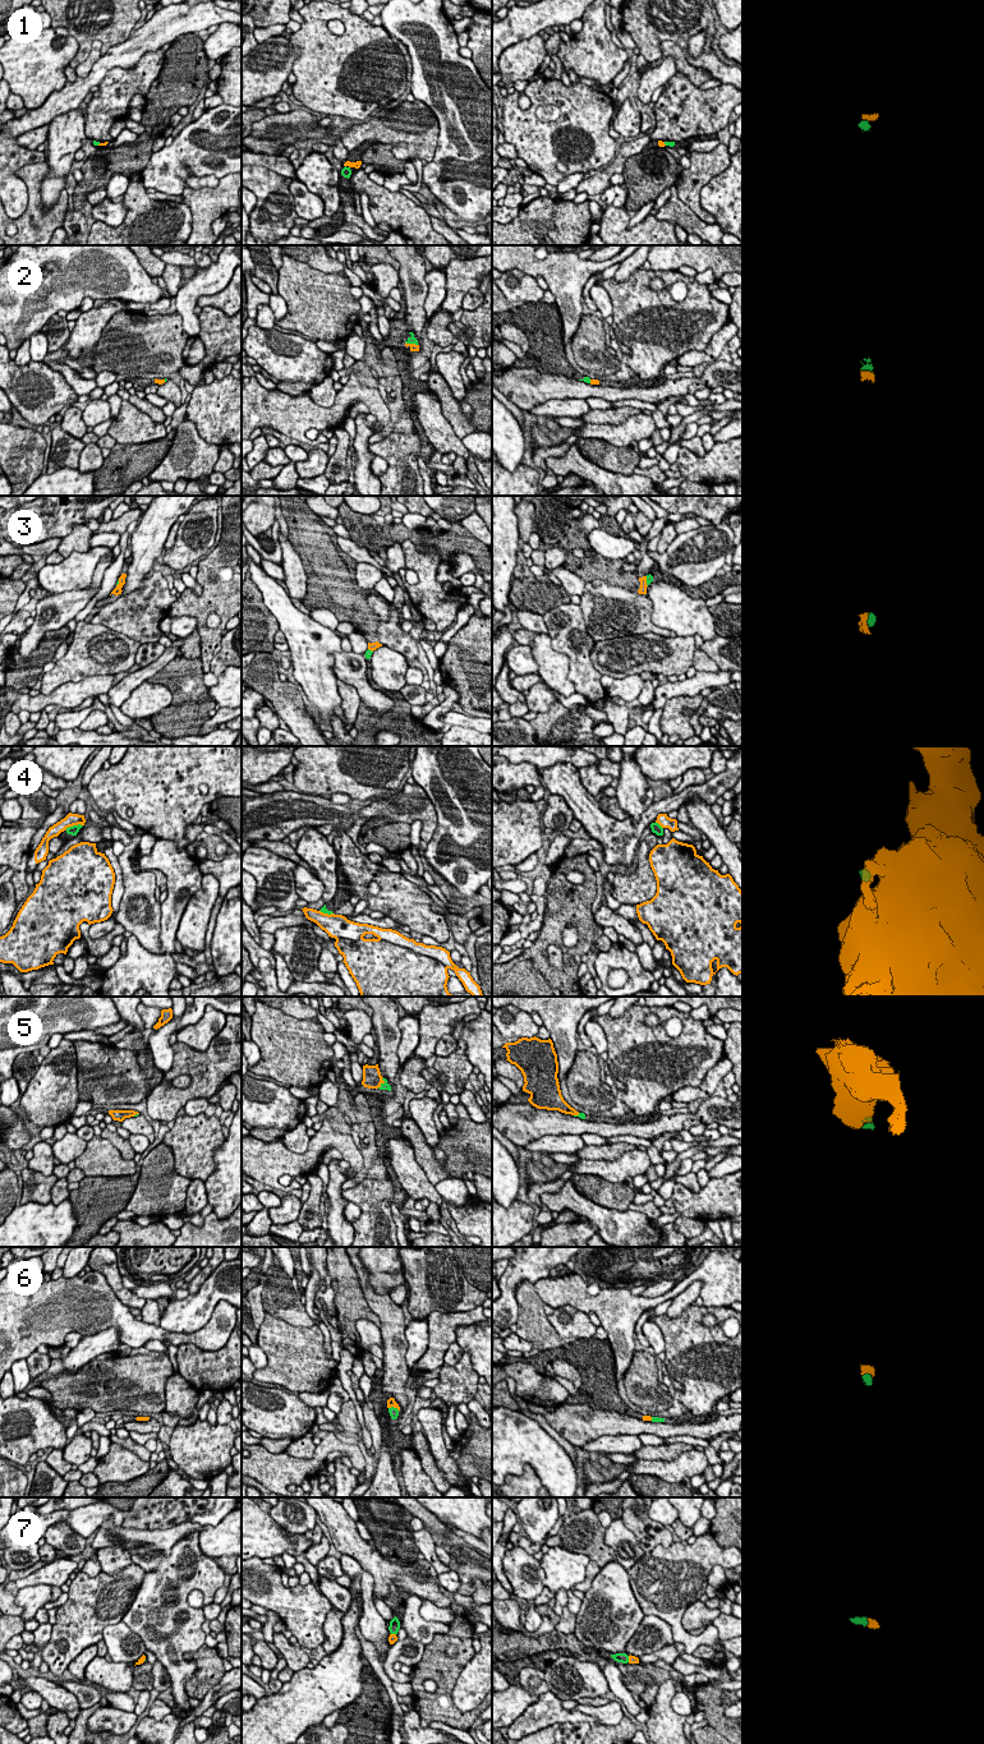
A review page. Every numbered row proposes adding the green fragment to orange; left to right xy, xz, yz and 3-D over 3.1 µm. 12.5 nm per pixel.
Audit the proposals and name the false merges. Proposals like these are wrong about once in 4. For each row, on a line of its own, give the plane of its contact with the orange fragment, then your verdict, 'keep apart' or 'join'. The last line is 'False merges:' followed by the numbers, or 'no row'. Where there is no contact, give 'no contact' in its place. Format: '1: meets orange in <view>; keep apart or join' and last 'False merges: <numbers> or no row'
1: meets orange in yz; join
2: meets orange in xz; join
3: meets orange in yz; join
4: meets orange in xy; keep apart
5: meets orange in xz; join
6: meets orange in xz; join
7: meets orange in yz; join
False merges: 4

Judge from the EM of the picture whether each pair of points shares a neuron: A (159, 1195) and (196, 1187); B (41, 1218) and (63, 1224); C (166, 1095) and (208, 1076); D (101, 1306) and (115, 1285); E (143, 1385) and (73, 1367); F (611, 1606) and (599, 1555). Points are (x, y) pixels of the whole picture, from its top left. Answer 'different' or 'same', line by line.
A: different
B: same
C: same
D: different
E: different
F: different

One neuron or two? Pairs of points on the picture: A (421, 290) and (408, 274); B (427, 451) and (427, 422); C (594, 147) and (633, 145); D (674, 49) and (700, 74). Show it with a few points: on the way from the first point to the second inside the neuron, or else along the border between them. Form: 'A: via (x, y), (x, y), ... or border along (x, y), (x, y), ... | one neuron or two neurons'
A: via (417, 286), (412, 277) | one neuron
B: border along (430, 442), (436, 450) | two neurons
C: border along (616, 153), (614, 159) | two neurons
D: via (680, 56), (681, 61), (693, 73) | one neuron

